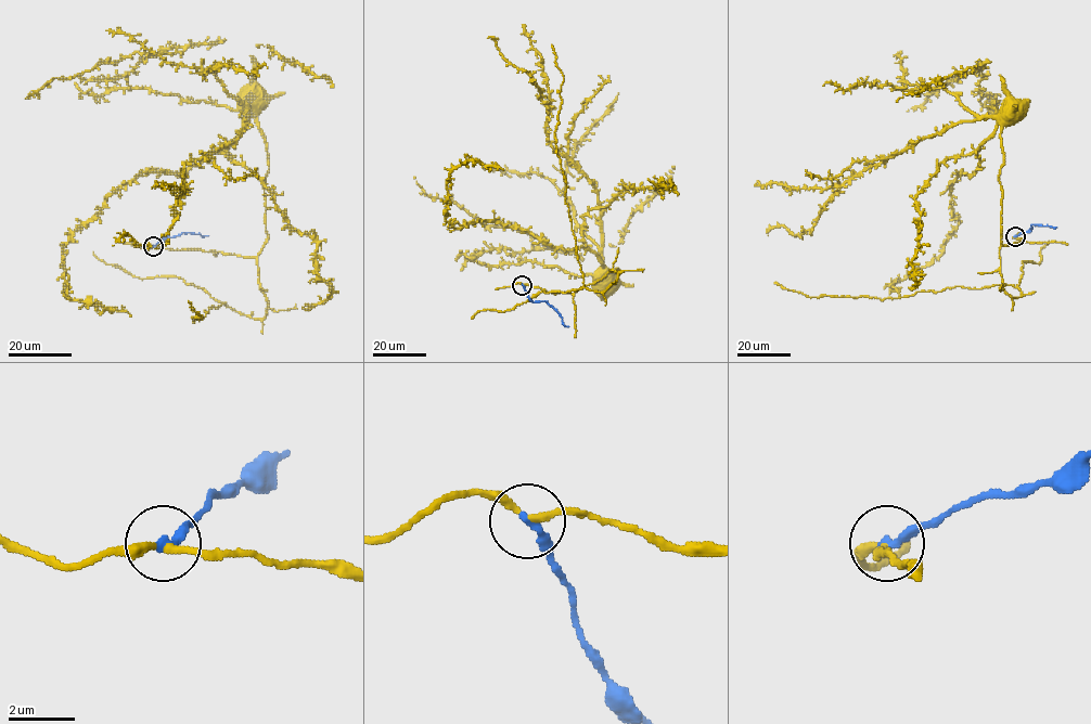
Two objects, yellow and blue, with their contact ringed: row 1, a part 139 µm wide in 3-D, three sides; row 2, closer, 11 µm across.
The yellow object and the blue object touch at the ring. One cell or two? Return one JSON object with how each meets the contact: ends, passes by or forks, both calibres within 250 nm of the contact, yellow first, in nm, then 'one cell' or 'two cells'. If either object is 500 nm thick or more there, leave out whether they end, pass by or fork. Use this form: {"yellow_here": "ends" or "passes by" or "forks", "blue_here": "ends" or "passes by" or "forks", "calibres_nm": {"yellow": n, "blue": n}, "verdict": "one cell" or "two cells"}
{"yellow_here": "passes by", "blue_here": "ends", "calibres_nm": {"yellow": 200, "blue": 300}, "verdict": "two cells"}

